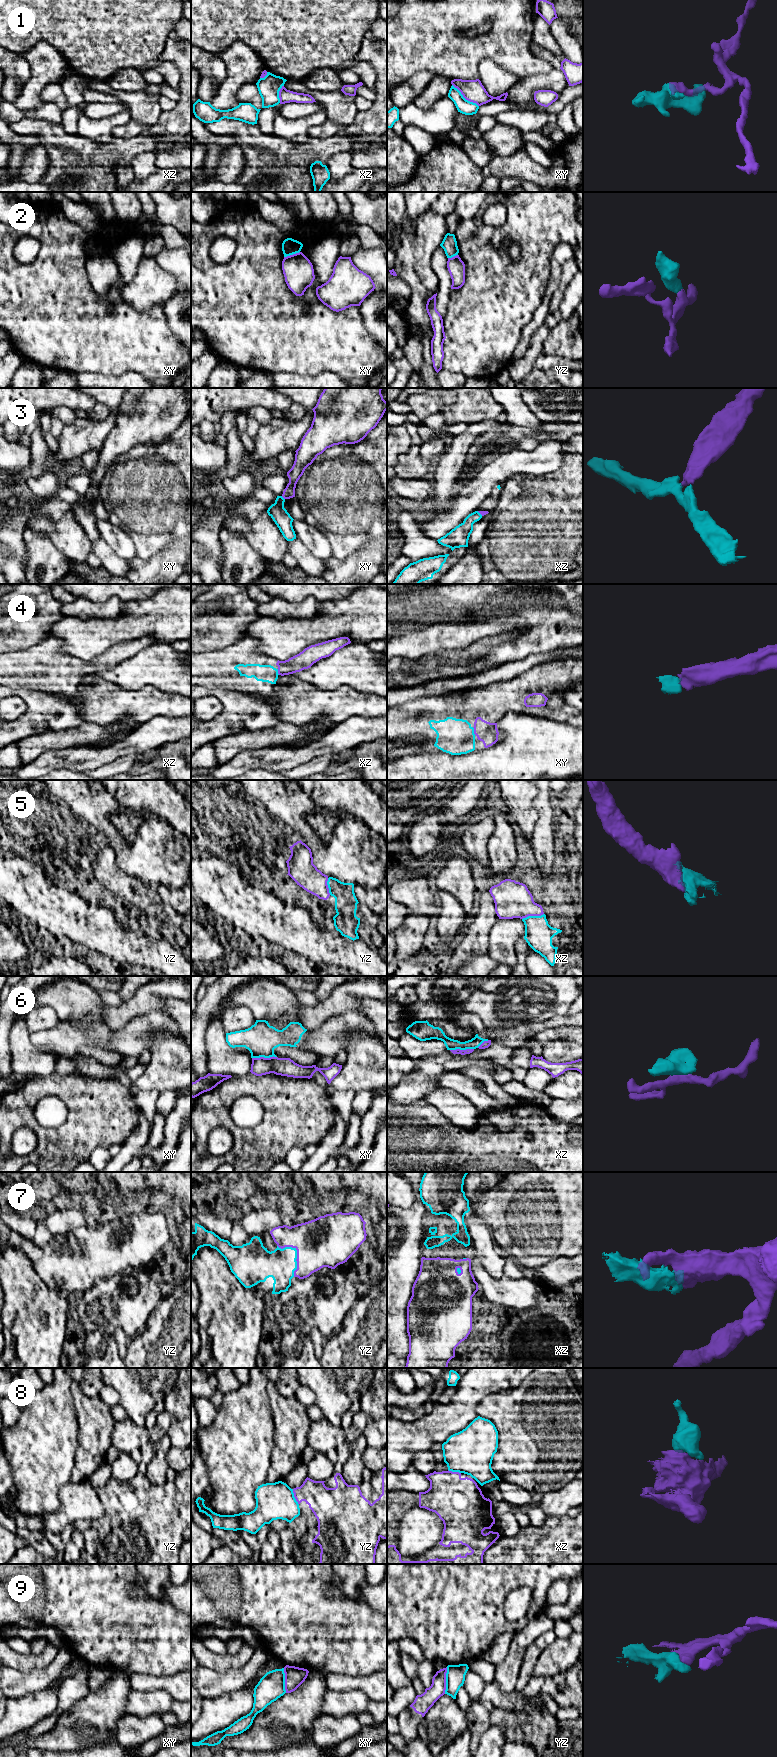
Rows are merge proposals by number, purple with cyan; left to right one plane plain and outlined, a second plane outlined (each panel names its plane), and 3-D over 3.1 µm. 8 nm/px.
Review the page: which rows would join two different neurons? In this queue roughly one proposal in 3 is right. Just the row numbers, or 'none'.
1, 8, 9

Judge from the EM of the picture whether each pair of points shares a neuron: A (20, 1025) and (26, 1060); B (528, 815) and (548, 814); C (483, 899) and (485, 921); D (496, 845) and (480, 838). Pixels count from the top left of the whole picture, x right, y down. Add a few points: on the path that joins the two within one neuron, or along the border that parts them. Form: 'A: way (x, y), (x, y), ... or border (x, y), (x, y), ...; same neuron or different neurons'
A: way (20, 1034), (20, 1047), (22, 1051); same neuron
B: border (538, 792), (533, 800), (536, 820); different neurons
C: way (485, 904), (485, 916); same neuron
D: border (493, 818), (494, 831), (488, 841), (488, 863); different neurons

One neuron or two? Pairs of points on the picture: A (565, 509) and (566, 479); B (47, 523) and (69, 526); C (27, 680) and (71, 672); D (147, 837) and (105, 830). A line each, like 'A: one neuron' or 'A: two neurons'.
A: one neuron
B: one neuron
C: one neuron
D: one neuron

